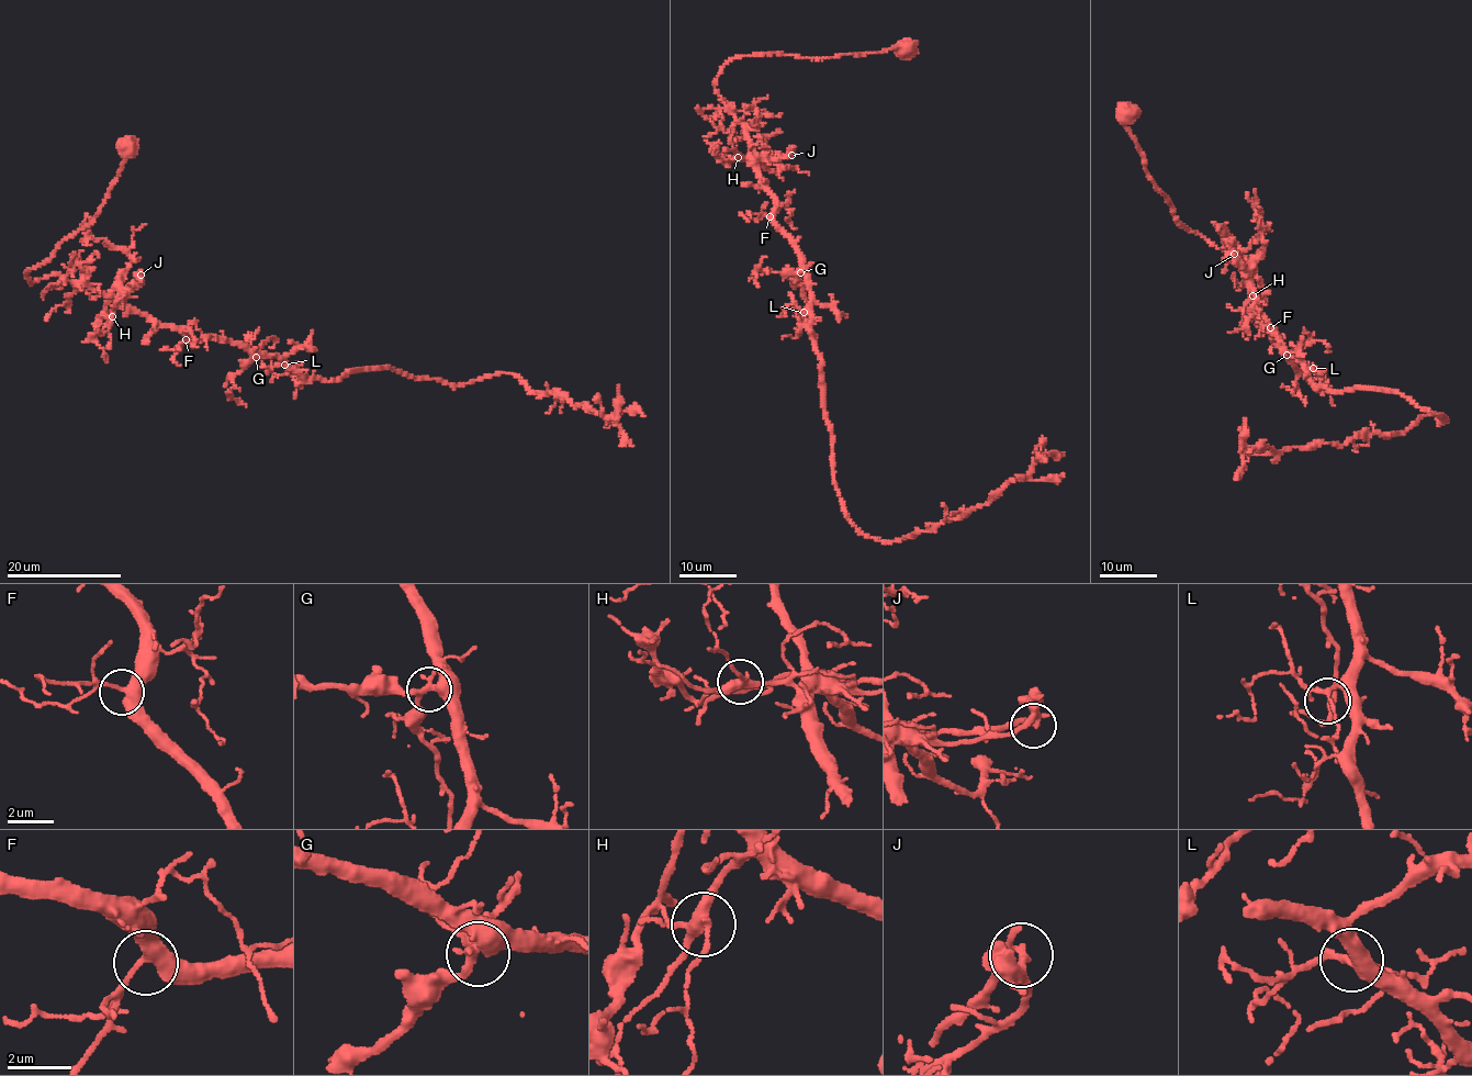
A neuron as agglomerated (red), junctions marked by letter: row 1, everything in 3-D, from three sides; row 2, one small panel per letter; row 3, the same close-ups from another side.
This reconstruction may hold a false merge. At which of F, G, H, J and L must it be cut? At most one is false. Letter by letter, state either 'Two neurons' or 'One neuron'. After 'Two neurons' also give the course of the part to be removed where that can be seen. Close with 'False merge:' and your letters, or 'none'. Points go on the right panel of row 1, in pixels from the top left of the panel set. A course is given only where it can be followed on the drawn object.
F: One neuron
G: One neuron
H: One neuron
J: Two neurons. Course of the part to remove: (1234, 255), (1232, 260), (1244, 269), (1253, 267), (1265, 294), (1246, 325), (1249, 334), (1246, 340)
L: One neuron
False merge: J

